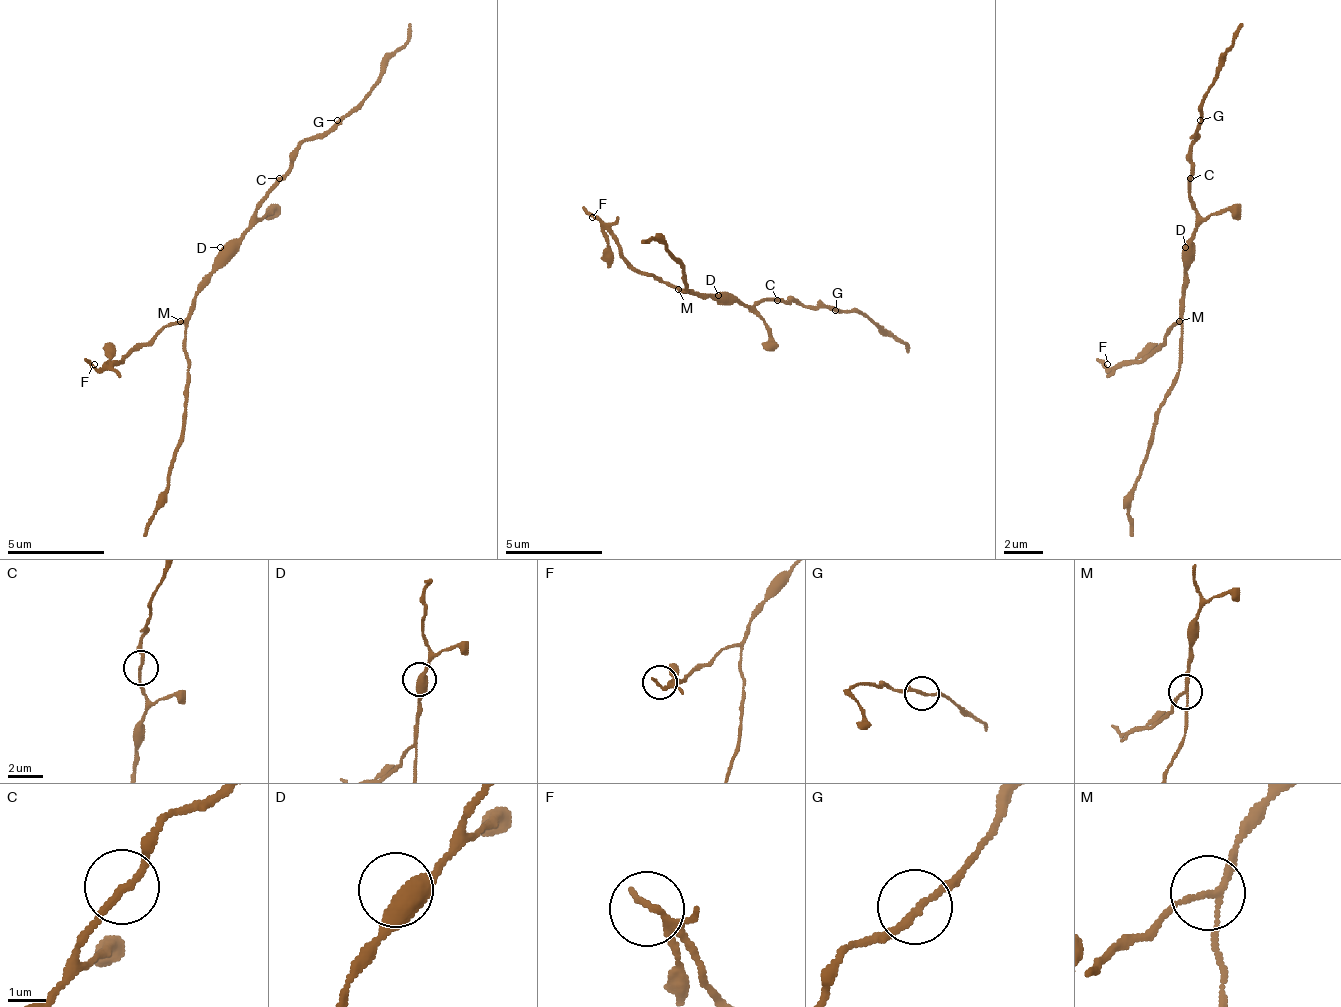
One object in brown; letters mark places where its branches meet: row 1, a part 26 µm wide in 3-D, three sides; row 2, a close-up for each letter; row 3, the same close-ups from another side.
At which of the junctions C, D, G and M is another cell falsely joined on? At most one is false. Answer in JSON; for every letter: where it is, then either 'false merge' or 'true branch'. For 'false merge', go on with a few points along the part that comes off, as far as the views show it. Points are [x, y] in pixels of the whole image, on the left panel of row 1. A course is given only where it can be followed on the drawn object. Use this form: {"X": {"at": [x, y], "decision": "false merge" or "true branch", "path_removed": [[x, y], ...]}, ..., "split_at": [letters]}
{"C": {"at": [279, 178], "decision": "true branch"}, "D": {"at": [220, 247], "decision": "true branch"}, "G": {"at": [337, 120], "decision": "true branch"}, "M": {"at": [180, 321], "decision": "false merge", "path_removed": [[181, 320], [103, 368], [84, 359]]}, "split_at": ["M"]}

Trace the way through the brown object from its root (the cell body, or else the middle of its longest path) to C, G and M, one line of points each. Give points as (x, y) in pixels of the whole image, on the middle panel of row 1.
C: (728, 305), (777, 300)
G: (728, 305), (753, 305), (757, 300), (801, 300), (806, 305), (831, 305), (835, 310)
M: (728, 305), (723, 305), (714, 295), (689, 295), (679, 290)

